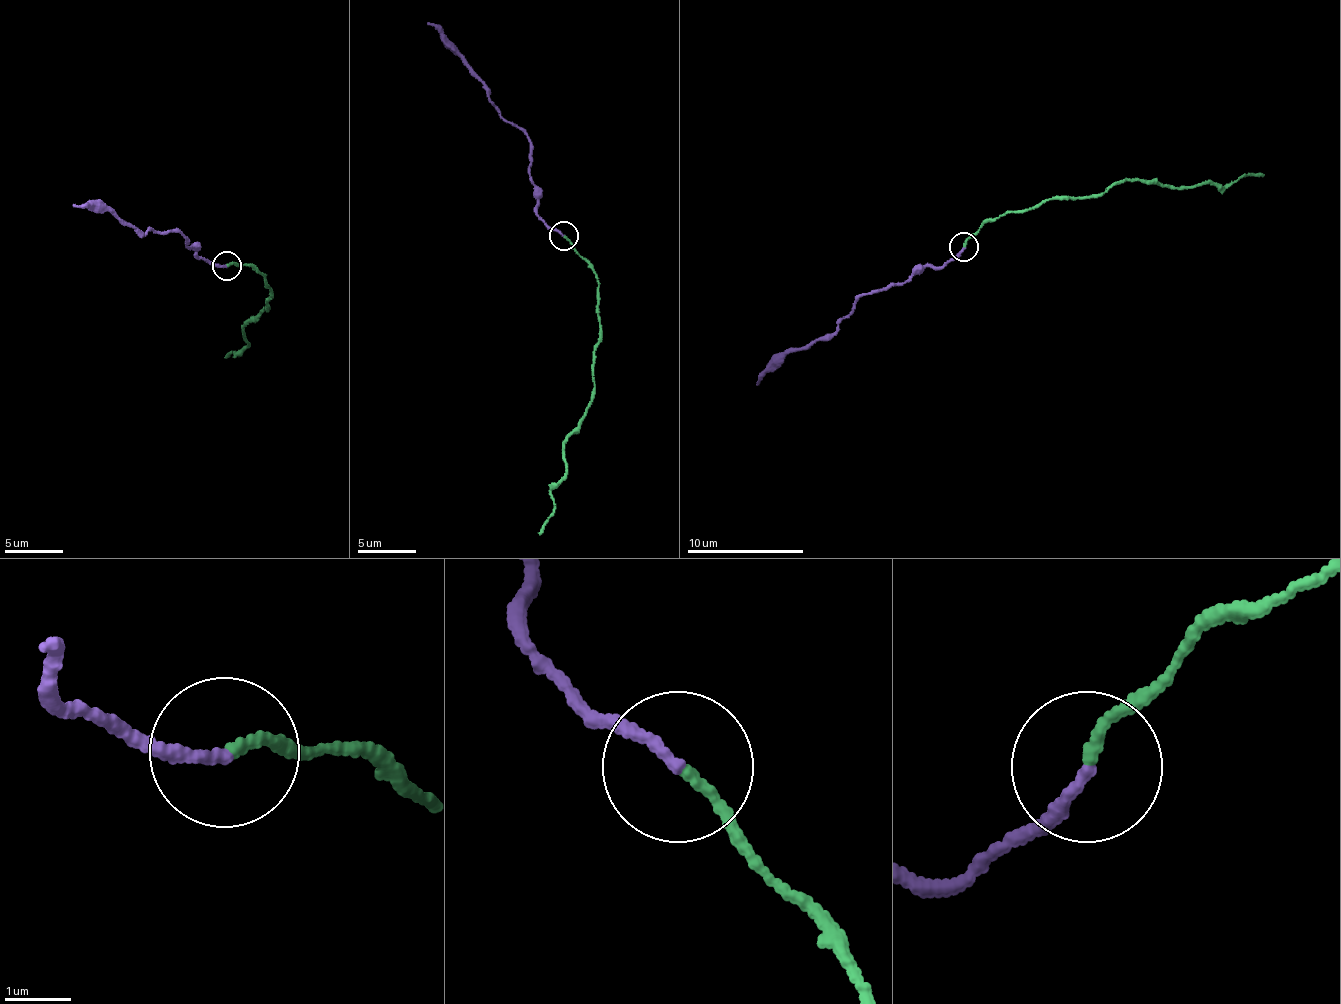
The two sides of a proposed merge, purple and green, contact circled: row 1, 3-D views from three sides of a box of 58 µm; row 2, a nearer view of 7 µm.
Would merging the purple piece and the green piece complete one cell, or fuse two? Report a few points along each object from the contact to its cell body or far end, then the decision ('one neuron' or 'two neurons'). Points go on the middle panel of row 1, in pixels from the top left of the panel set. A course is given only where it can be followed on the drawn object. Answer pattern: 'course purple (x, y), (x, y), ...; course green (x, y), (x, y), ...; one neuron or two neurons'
course purple (564, 235), (538, 215), (538, 193), (530, 174), (529, 137), (499, 112), (489, 99), (483, 81), (427, 23); course green (564, 235), (598, 281), (595, 387), (582, 424), (565, 443), (565, 473), (551, 493), (554, 506), (539, 535); one neuron

